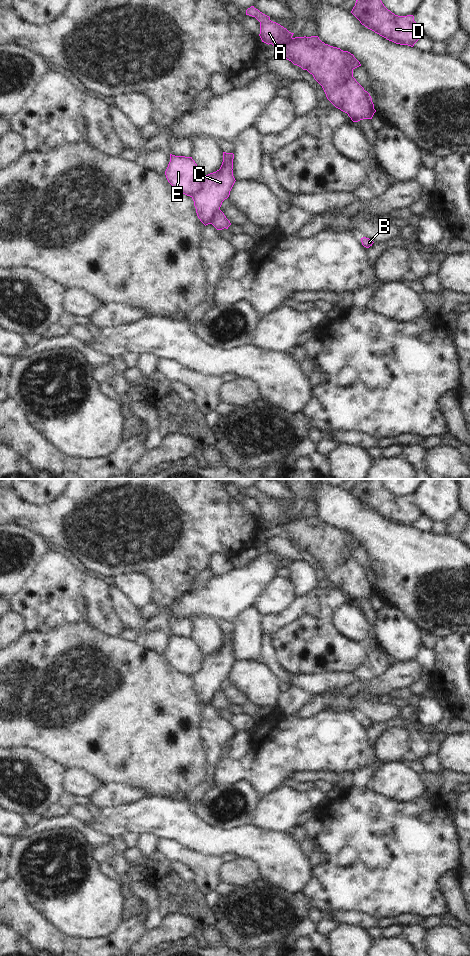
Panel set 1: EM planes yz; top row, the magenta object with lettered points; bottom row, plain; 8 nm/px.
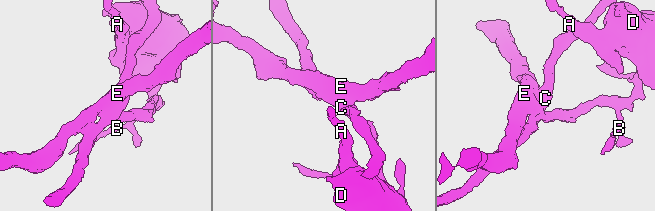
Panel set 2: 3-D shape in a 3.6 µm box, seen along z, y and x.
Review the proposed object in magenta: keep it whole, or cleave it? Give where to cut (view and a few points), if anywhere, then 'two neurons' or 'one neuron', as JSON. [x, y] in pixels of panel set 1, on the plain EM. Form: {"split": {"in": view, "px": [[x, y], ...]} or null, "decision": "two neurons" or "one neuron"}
{"split": {"in": "yz", "px": [[204, 656], [202, 665], [191, 676]]}, "decision": "two neurons"}

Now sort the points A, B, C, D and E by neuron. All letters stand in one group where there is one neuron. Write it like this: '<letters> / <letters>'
A B D E / C

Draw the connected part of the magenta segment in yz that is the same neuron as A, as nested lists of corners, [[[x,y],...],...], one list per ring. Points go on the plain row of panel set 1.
[[[254,486],[246,490],[246,495],[255,497],[260,502],[260,518],[266,524],[272,524],[275,527],[283,527],[285,530],[280,537],[291,541],[294,545],[307,550],[313,555],[314,559],[322,566],[327,579],[338,589],[348,594],[353,602],[358,602],[363,599],[372,599],[376,590],[370,574],[353,557],[353,550],[361,546],[360,542],[348,531],[343,531],[340,528],[330,526],[322,522],[318,516],[311,517],[295,517],[286,508],[280,504],[270,500],[270,497],[260,492]]]

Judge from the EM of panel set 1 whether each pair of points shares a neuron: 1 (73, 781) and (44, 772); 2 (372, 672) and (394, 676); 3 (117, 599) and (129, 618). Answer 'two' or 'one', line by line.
1: two
2: two
3: one

